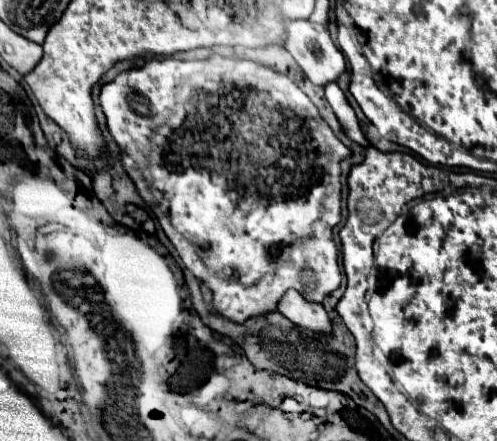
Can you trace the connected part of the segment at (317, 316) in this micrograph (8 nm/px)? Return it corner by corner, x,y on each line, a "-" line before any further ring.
297,290
285,292
281,300
277,302
277,308
281,314
285,314
293,324
301,328
309,328
313,332
323,332
325,336
331,334
329,328
329,316
323,308
323,304
309,304

